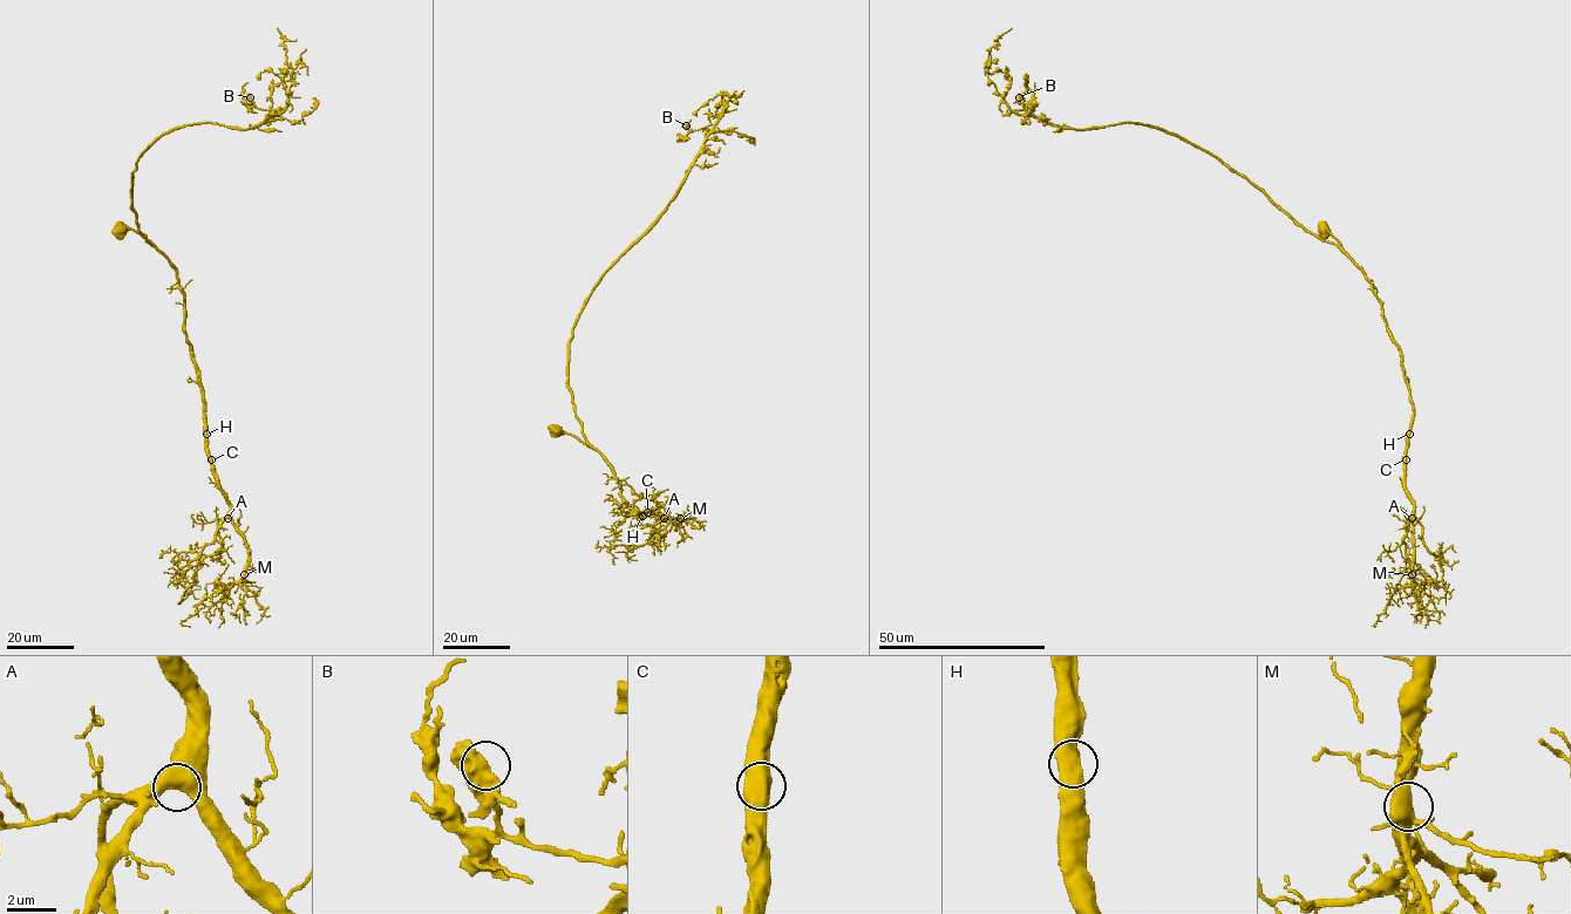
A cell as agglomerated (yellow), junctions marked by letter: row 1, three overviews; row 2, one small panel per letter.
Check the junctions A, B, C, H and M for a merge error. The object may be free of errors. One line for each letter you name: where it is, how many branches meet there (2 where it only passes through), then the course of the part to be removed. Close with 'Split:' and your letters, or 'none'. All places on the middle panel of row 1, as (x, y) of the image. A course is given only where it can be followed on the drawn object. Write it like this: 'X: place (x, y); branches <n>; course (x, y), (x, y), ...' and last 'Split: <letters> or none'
Split: none

